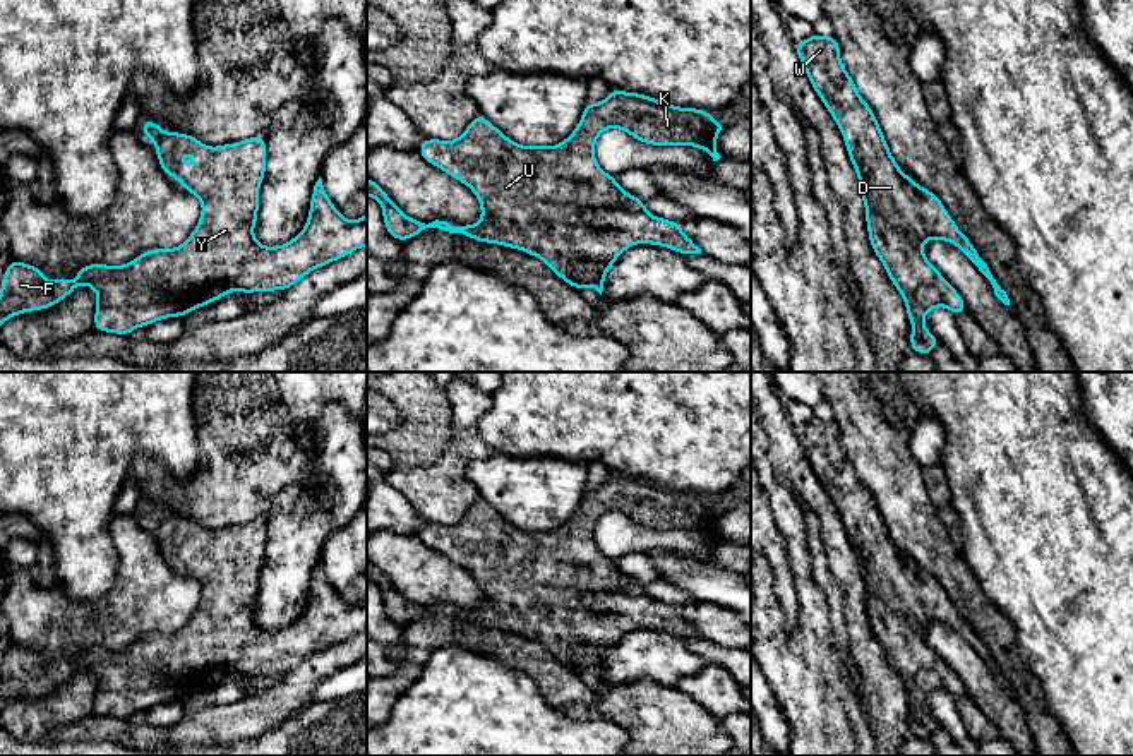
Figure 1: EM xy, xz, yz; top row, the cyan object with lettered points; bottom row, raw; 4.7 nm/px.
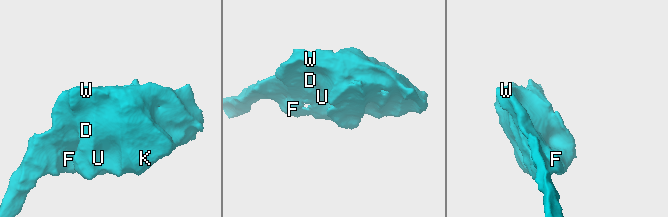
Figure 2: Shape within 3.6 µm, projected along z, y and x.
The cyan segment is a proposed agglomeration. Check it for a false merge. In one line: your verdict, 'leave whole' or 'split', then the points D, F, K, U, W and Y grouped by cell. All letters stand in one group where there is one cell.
leave whole | D F K U W Y

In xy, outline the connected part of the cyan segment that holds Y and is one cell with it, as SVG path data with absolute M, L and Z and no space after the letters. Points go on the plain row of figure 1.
M144 504L142 518L156 530L165 559L173 561L194 578L202 597L189 622L173 633L151 633L123 650L87 648L75 663L46 665L41 651L10 645L0 670L0 711L10 701L45 694L67 682L79 669L96 675L94 713L129 720L135 711L161 703L183 701L230 675L257 677L288 674L303 660L367 629L367 597L350 605L327 581L322 562L314 569L310 595L303 614L290 626L267 631L255 624L259 573L266 559L266 521L209 531L190 518L165 516L156 506Z

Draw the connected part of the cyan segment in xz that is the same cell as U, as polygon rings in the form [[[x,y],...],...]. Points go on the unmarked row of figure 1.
[[[612,473],[600,487],[586,487],[572,518],[557,530],[521,530],[507,523],[482,497],[454,525],[423,523],[418,533],[422,542],[468,569],[477,579],[482,602],[475,609],[449,609],[439,603],[425,609],[413,603],[369,561],[367,579],[381,586],[386,614],[399,626],[420,619],[425,612],[461,617],[477,626],[523,634],[542,643],[572,672],[590,670],[602,679],[605,658],[632,629],[660,629],[682,639],[701,638],[701,633],[682,617],[682,607],[650,598],[644,591],[646,585],[620,573],[615,559],[598,550],[593,533],[598,519],[607,513],[622,513],[632,523],[650,530],[692,530],[708,537],[713,545],[722,542],[715,528],[725,509],[708,494],[674,490],[641,477]]]

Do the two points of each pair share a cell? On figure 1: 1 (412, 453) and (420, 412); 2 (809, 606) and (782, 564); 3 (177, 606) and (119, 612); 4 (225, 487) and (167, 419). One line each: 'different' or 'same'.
1: same
2: different
3: same
4: different

